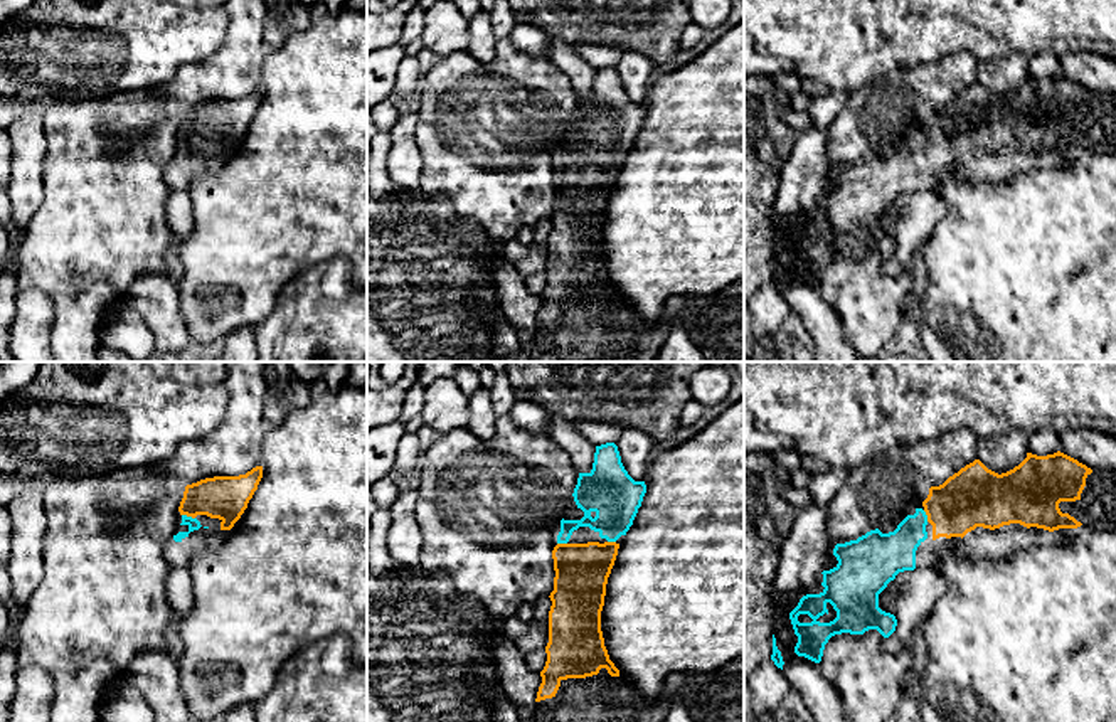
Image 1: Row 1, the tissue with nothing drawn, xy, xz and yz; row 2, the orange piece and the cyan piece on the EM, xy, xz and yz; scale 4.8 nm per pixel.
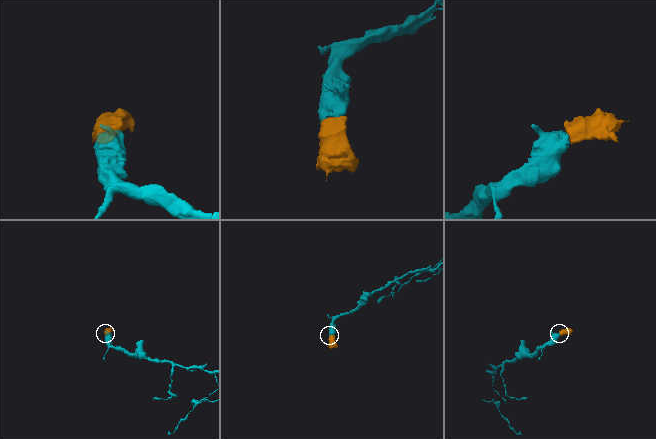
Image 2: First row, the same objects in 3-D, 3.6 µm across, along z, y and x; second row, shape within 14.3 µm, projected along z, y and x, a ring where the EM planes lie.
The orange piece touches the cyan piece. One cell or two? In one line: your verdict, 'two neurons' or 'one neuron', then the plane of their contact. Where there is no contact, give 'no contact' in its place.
one neuron | xy

